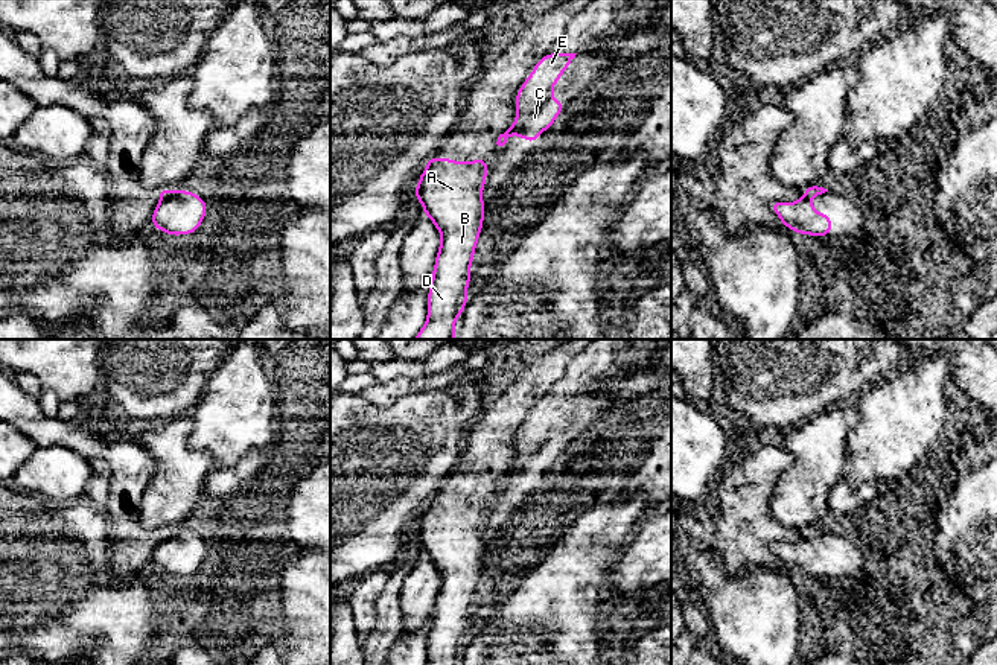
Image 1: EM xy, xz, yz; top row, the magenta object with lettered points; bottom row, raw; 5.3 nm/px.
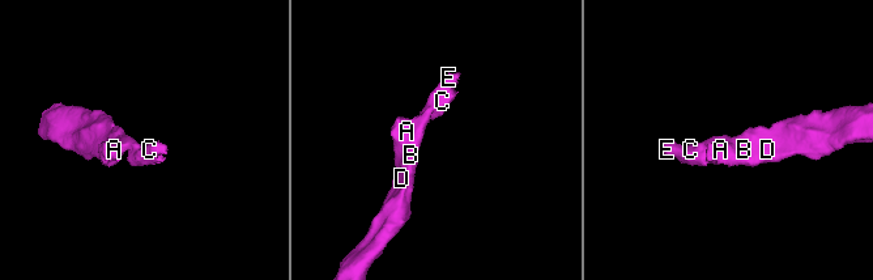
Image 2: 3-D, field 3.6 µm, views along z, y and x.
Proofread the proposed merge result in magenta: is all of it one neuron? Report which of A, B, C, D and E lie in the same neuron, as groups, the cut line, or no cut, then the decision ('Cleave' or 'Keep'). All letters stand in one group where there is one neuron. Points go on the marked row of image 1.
Groups: A B D / C E. Split along yz (804, 195), (807, 198). Cleave

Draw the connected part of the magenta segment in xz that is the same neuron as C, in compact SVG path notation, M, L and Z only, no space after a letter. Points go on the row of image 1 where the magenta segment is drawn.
M548 53L540 58L525 82L518 90L514 105L516 119L504 134L519 135L534 143L536 138L553 126L566 103L559 103L553 88L577 53Z

